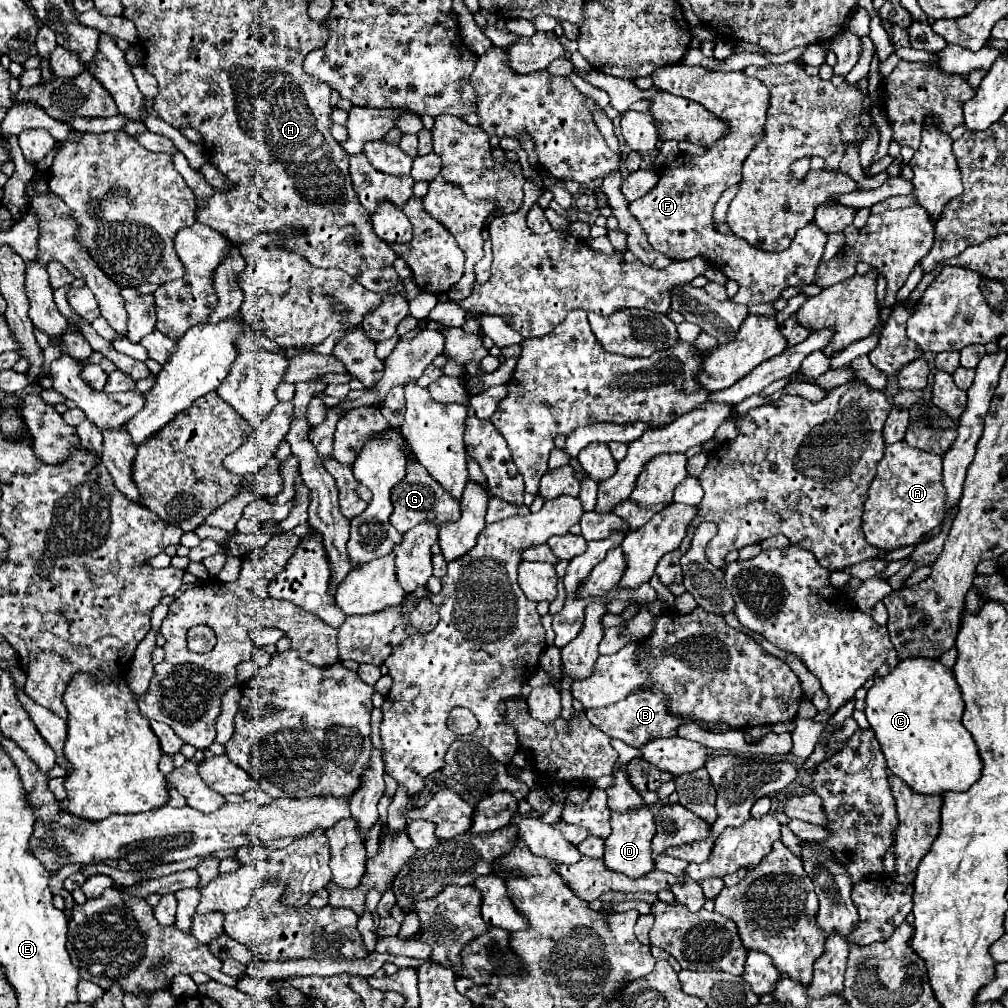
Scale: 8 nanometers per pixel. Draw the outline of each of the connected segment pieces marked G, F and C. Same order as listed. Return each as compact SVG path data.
M416 460L408 462L406 478L400 484L396 484L396 488L392 488L392 504L394 504L392 526L400 534L404 534L406 530L410 530L412 526L416 526L418 522L424 522L424 520L440 526L446 520L460 518L460 500L452 500L452 496L448 496L448 492L444 492L444 488L440 488L440 484L436 484L436 480L432 480L432 476L426 472L426 468Z
M686 64L660 68L652 74L652 80L656 88L690 98L730 124L730 134L708 146L706 156L678 158L672 166L660 172L658 186L652 188L652 192L630 204L630 212L644 228L652 248L666 254L670 260L704 256L712 266L722 270L728 280L740 284L738 294L732 299L746 306L758 302L770 304L772 300L780 298L780 292L786 286L812 284L826 244L826 234L814 222L804 226L792 240L790 248L780 254L760 252L748 246L746 240L734 234L722 234L712 226L712 212L720 194L728 186L740 182L742 162L762 136L770 98L768 88L760 80L748 78L744 72L708 72L706 68Z
M904 658L886 676L874 676L864 712L876 732L888 768L914 792L964 792L980 778L978 748L960 722L964 712L960 686L940 658Z

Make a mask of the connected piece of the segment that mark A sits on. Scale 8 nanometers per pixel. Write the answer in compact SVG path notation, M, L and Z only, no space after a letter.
M904 440L888 446L878 464L878 474L870 484L864 504L862 528L872 546L894 550L908 544L918 544L944 518L944 488L942 488L942 456L922 452L908 446Z

